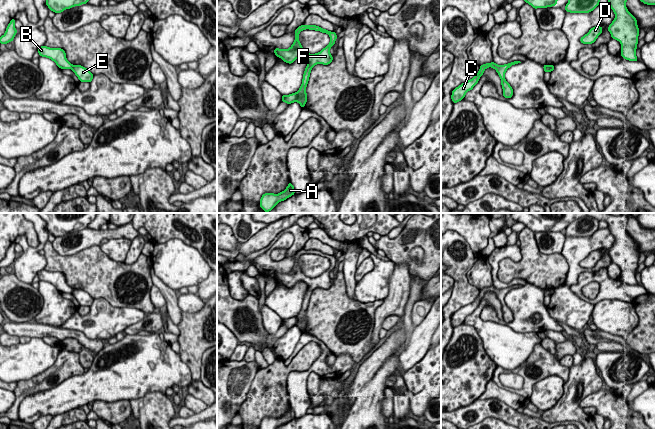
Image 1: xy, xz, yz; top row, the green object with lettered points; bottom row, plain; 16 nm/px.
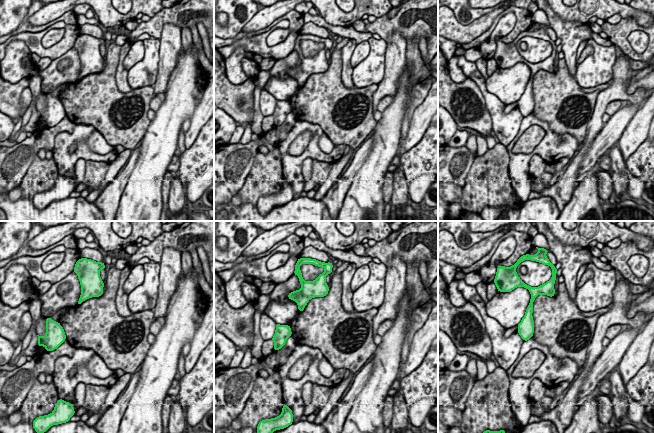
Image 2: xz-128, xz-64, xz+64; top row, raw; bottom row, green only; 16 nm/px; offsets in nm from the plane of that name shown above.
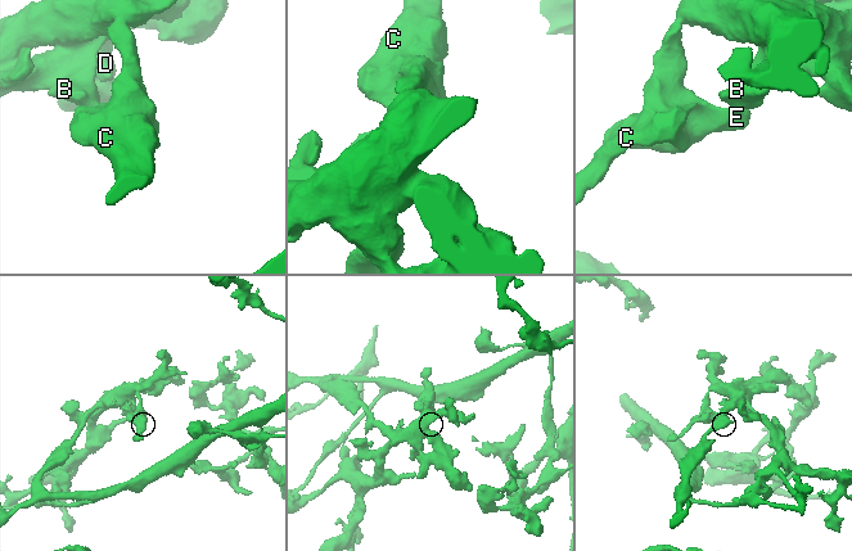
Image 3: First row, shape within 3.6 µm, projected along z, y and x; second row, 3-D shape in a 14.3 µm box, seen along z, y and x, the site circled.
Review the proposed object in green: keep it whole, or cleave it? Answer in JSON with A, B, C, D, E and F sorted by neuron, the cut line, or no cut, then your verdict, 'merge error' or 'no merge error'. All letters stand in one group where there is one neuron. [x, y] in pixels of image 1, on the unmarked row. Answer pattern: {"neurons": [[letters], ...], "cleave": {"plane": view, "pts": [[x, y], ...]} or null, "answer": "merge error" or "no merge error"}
{"neurons": [["A", "C", "D", "E", "F"], ["B"]], "cleave": {"plane": "xz", "pts": [[295, 317], [296, 324]]}, "answer": "merge error"}

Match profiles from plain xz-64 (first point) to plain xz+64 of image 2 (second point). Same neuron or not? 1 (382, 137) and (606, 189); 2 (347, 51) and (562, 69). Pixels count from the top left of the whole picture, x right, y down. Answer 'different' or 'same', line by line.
1: different
2: different

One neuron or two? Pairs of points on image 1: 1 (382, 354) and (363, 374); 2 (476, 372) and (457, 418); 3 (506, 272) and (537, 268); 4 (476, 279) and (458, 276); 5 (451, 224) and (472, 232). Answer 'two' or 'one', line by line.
1: one
2: two
3: one
4: two
5: one

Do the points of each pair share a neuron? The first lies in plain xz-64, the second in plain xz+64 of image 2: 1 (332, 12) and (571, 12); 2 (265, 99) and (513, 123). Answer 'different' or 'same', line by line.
1: same
2: same

